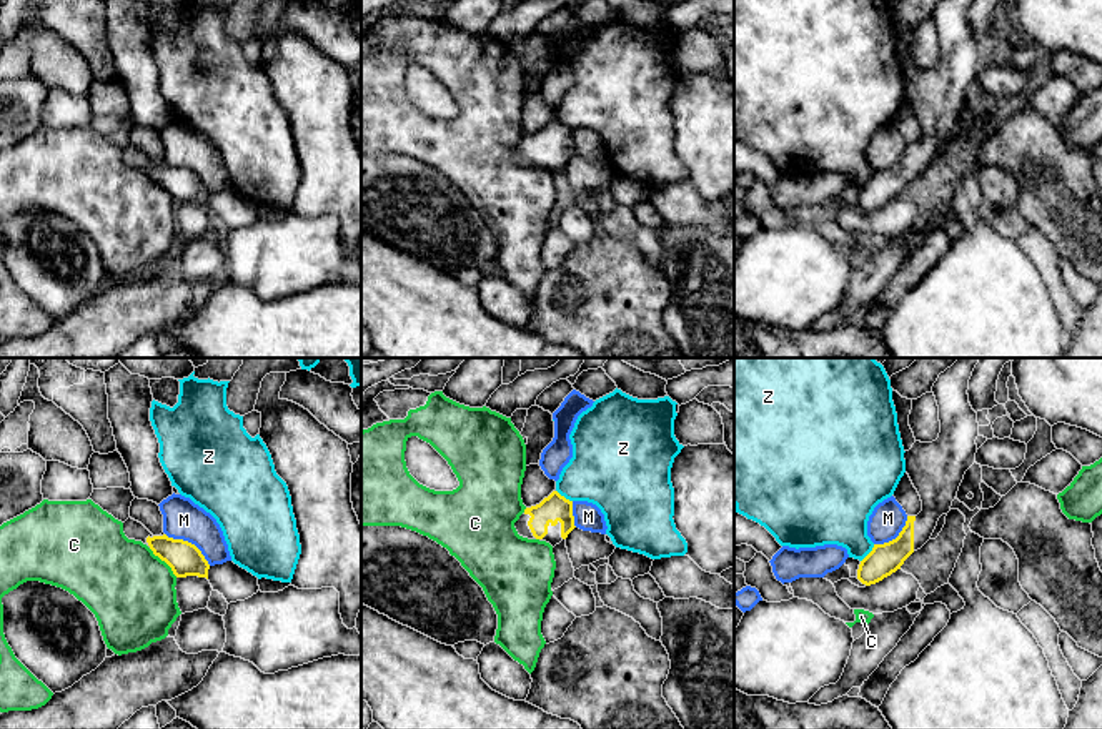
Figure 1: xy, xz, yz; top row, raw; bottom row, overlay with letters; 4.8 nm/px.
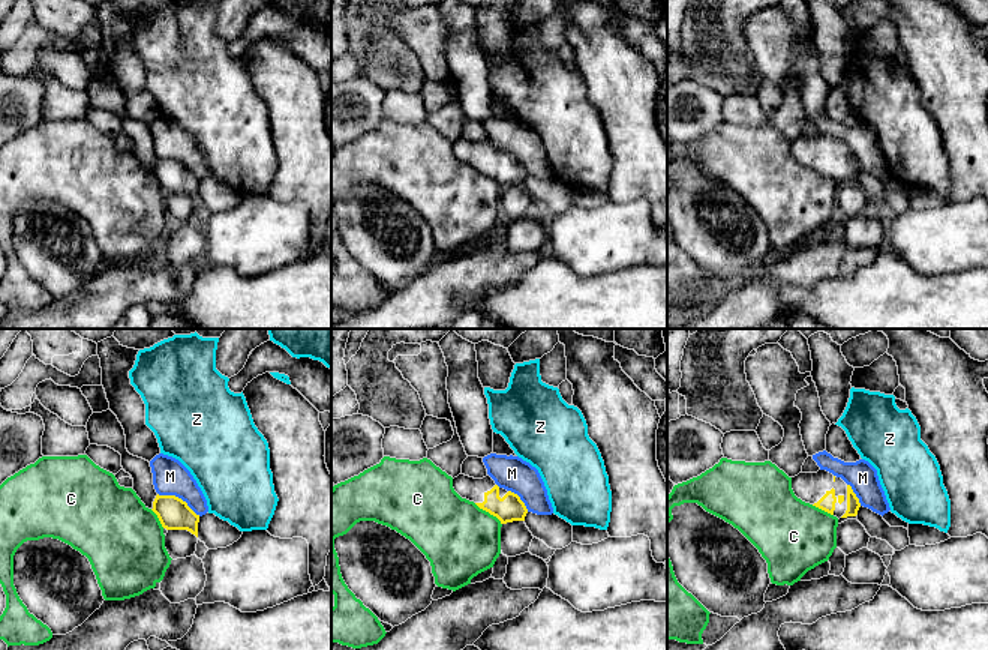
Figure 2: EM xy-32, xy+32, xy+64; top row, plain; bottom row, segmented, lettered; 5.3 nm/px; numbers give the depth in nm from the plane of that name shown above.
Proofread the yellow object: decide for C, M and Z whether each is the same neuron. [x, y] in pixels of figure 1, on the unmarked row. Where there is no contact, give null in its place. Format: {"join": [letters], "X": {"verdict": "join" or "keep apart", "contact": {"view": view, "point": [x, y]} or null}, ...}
{"join": [], "C": {"verdict": "keep apart", "contact": {"view": "xy", "point": [163, 187]}}, "M": {"verdict": "keep apart", "contact": {"view": "xy", "point": [190, 170]}}, "Z": {"verdict": "keep apart", "contact": {"view": "yz", "point": [869, 180]}}}

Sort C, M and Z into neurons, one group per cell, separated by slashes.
C / M / Z

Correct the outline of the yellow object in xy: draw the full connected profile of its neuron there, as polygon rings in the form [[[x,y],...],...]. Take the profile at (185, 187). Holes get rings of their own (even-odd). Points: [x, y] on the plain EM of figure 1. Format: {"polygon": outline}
{"polygon": [[[132,145],[123,150],[123,160],[128,166],[146,171],[155,183],[171,195],[176,205],[198,203],[208,206],[210,191],[195,171],[168,165],[165,160],[153,163],[141,150]]]}

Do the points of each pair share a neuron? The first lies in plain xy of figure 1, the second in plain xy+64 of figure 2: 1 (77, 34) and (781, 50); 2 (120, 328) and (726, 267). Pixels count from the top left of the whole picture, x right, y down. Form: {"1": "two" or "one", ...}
{"1": "one", "2": "two"}

